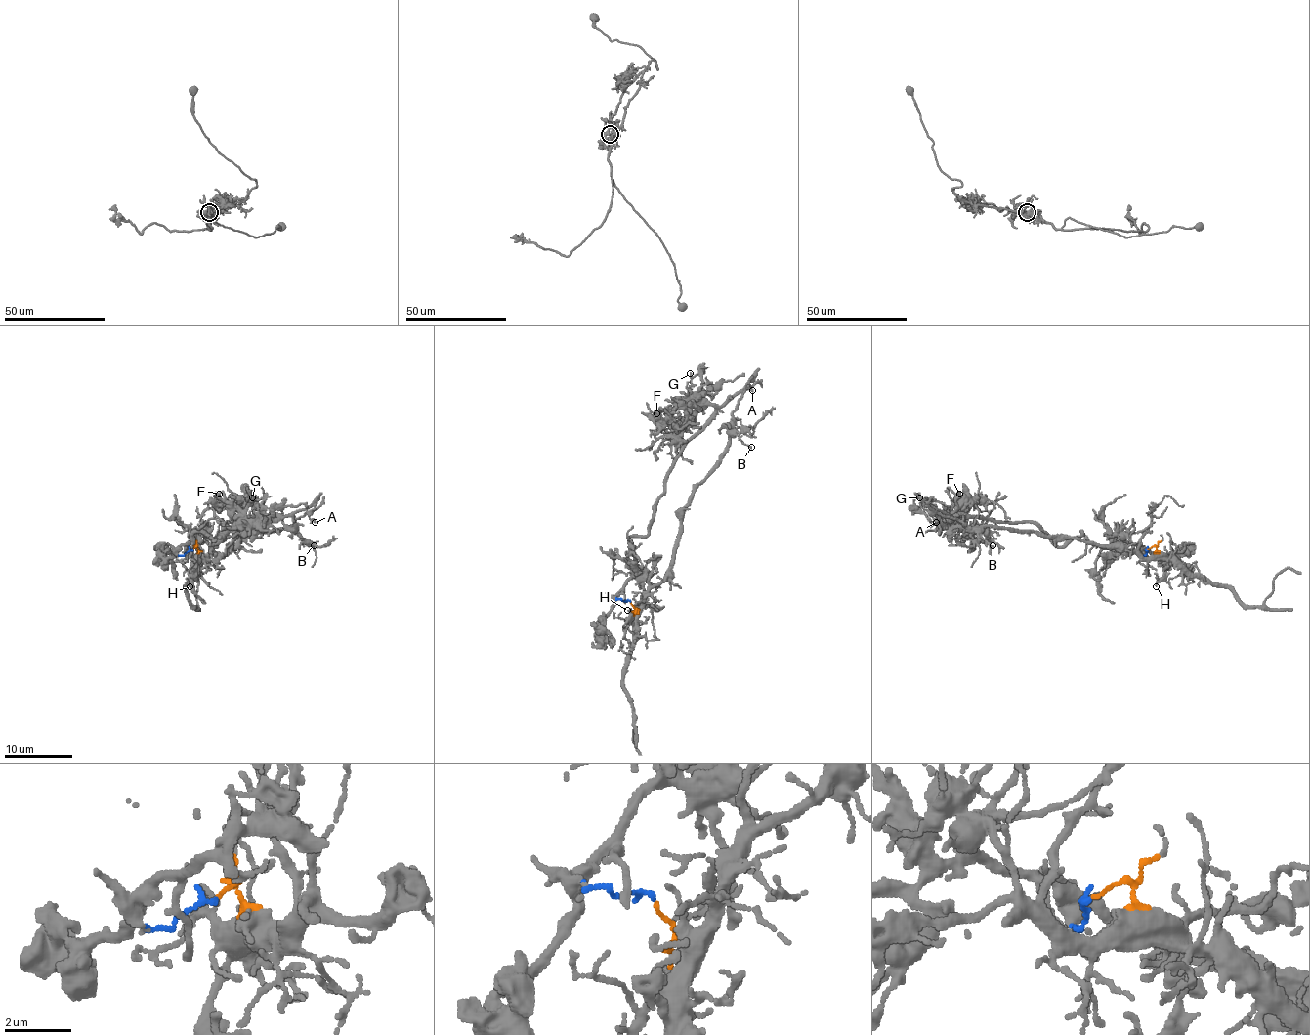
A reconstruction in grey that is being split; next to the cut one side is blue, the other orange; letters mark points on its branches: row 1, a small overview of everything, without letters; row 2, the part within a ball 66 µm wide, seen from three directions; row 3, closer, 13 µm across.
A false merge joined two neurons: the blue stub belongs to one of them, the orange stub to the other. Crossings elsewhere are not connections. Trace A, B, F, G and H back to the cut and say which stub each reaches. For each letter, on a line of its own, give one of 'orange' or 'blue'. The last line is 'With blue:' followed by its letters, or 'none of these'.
A: orange
B: orange
F: blue
G: blue
H: orange
With blue: F, G

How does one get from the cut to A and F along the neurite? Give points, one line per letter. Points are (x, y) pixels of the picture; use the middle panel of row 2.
A: (629, 603), (635, 610), (643, 605), (665, 576), (682, 508), (726, 448), (742, 392), (753, 390)
F: (629, 601), (614, 596), (635, 566), (629, 539), (643, 537), (680, 448), (716, 409), (686, 400), (656, 413)

